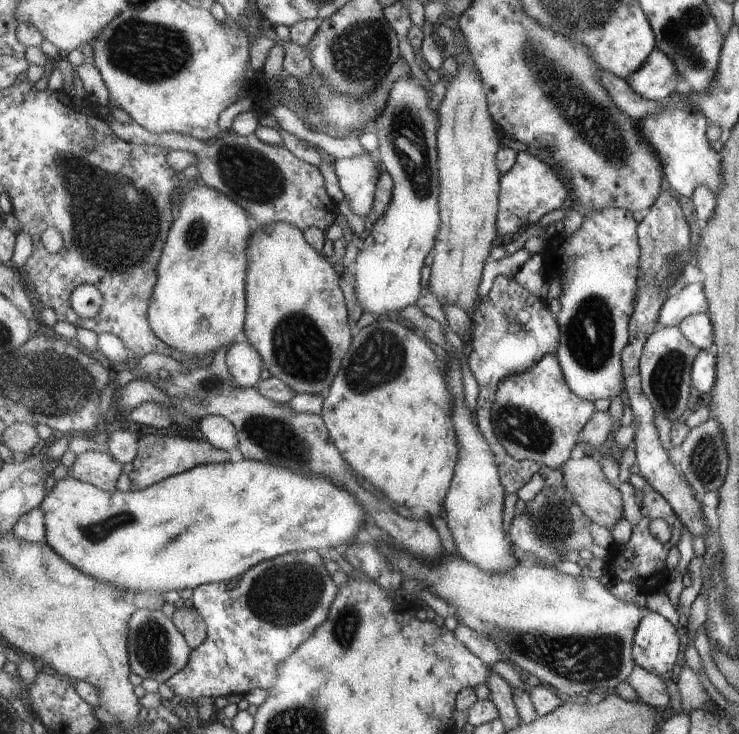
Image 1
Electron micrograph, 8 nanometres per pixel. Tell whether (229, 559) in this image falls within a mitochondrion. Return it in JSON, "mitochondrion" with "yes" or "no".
{"mitochondrion":"no"}

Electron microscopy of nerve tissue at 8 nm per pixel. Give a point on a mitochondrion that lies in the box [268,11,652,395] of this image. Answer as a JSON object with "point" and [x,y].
{"point":[594,124]}

